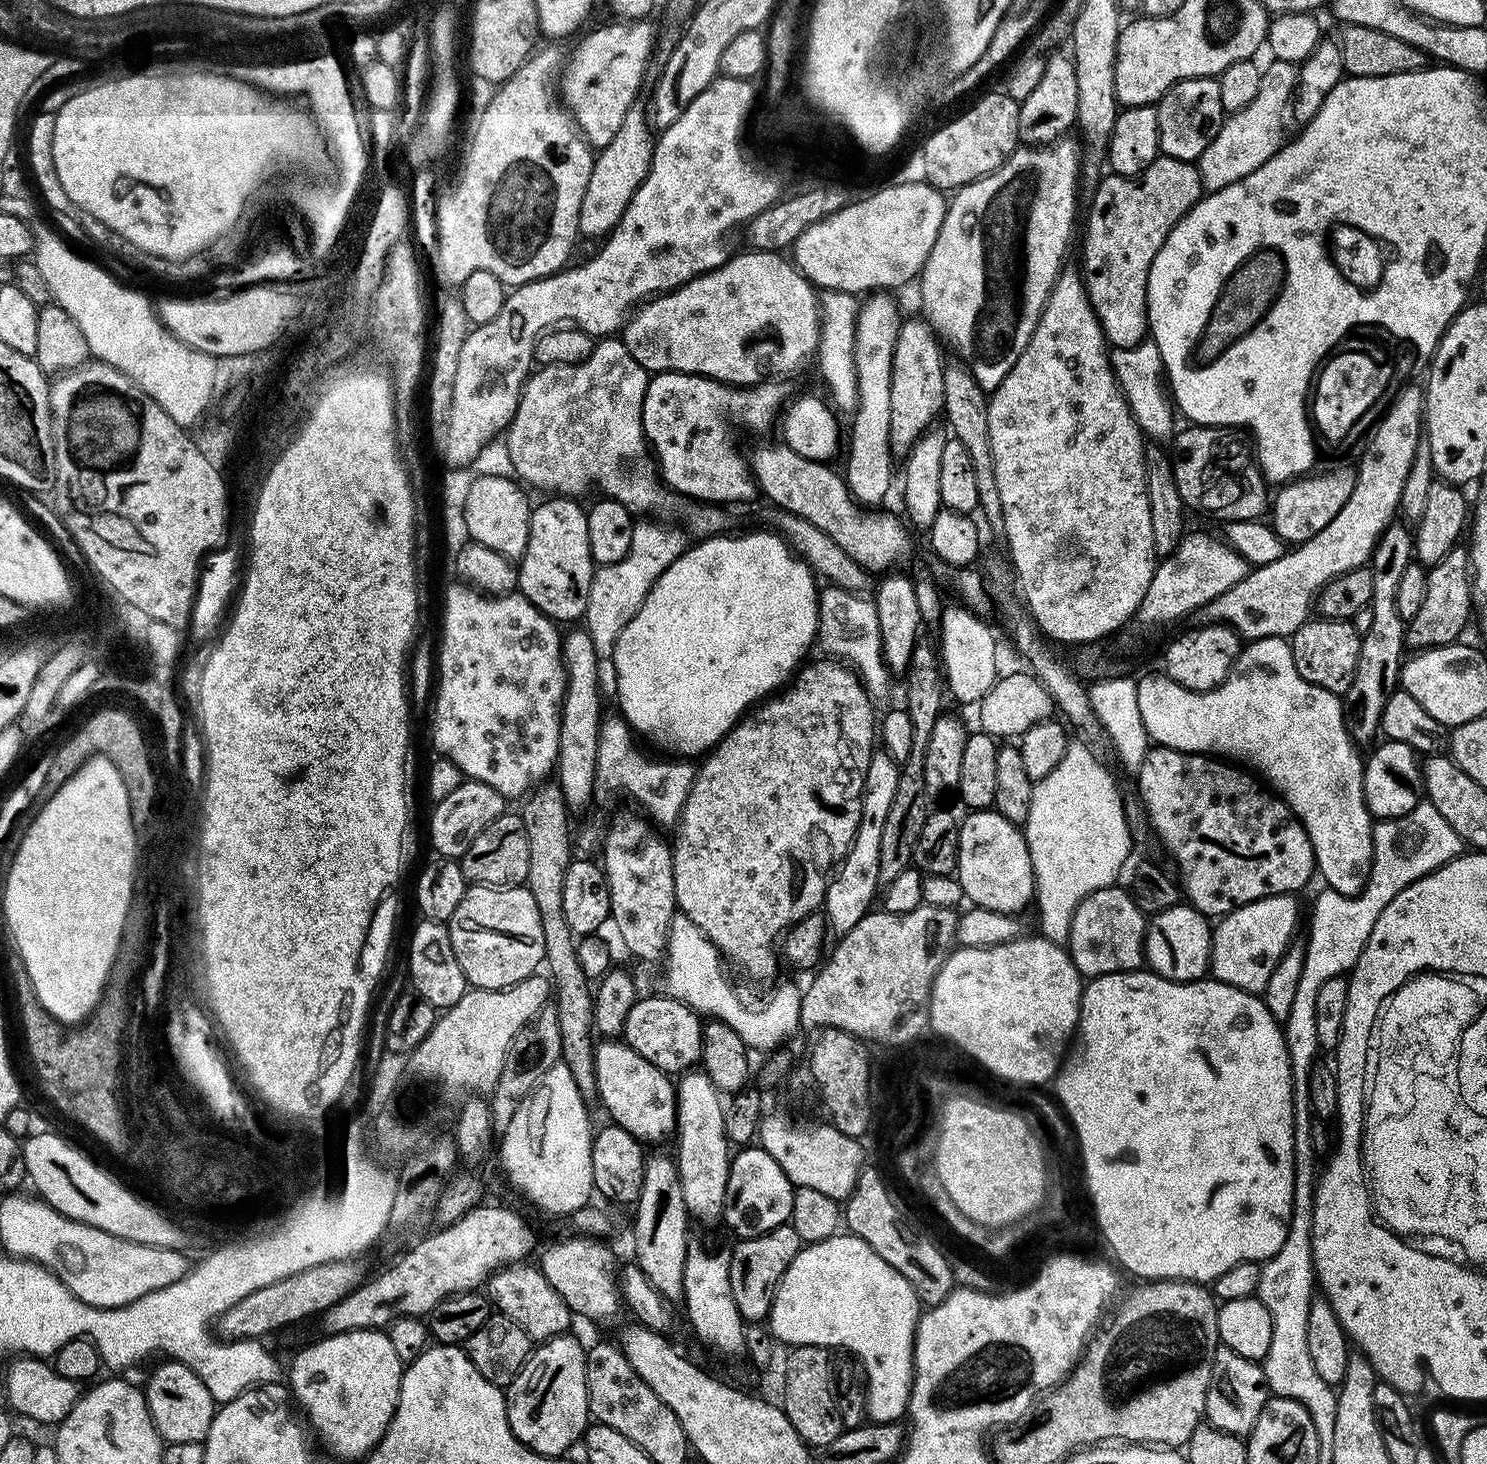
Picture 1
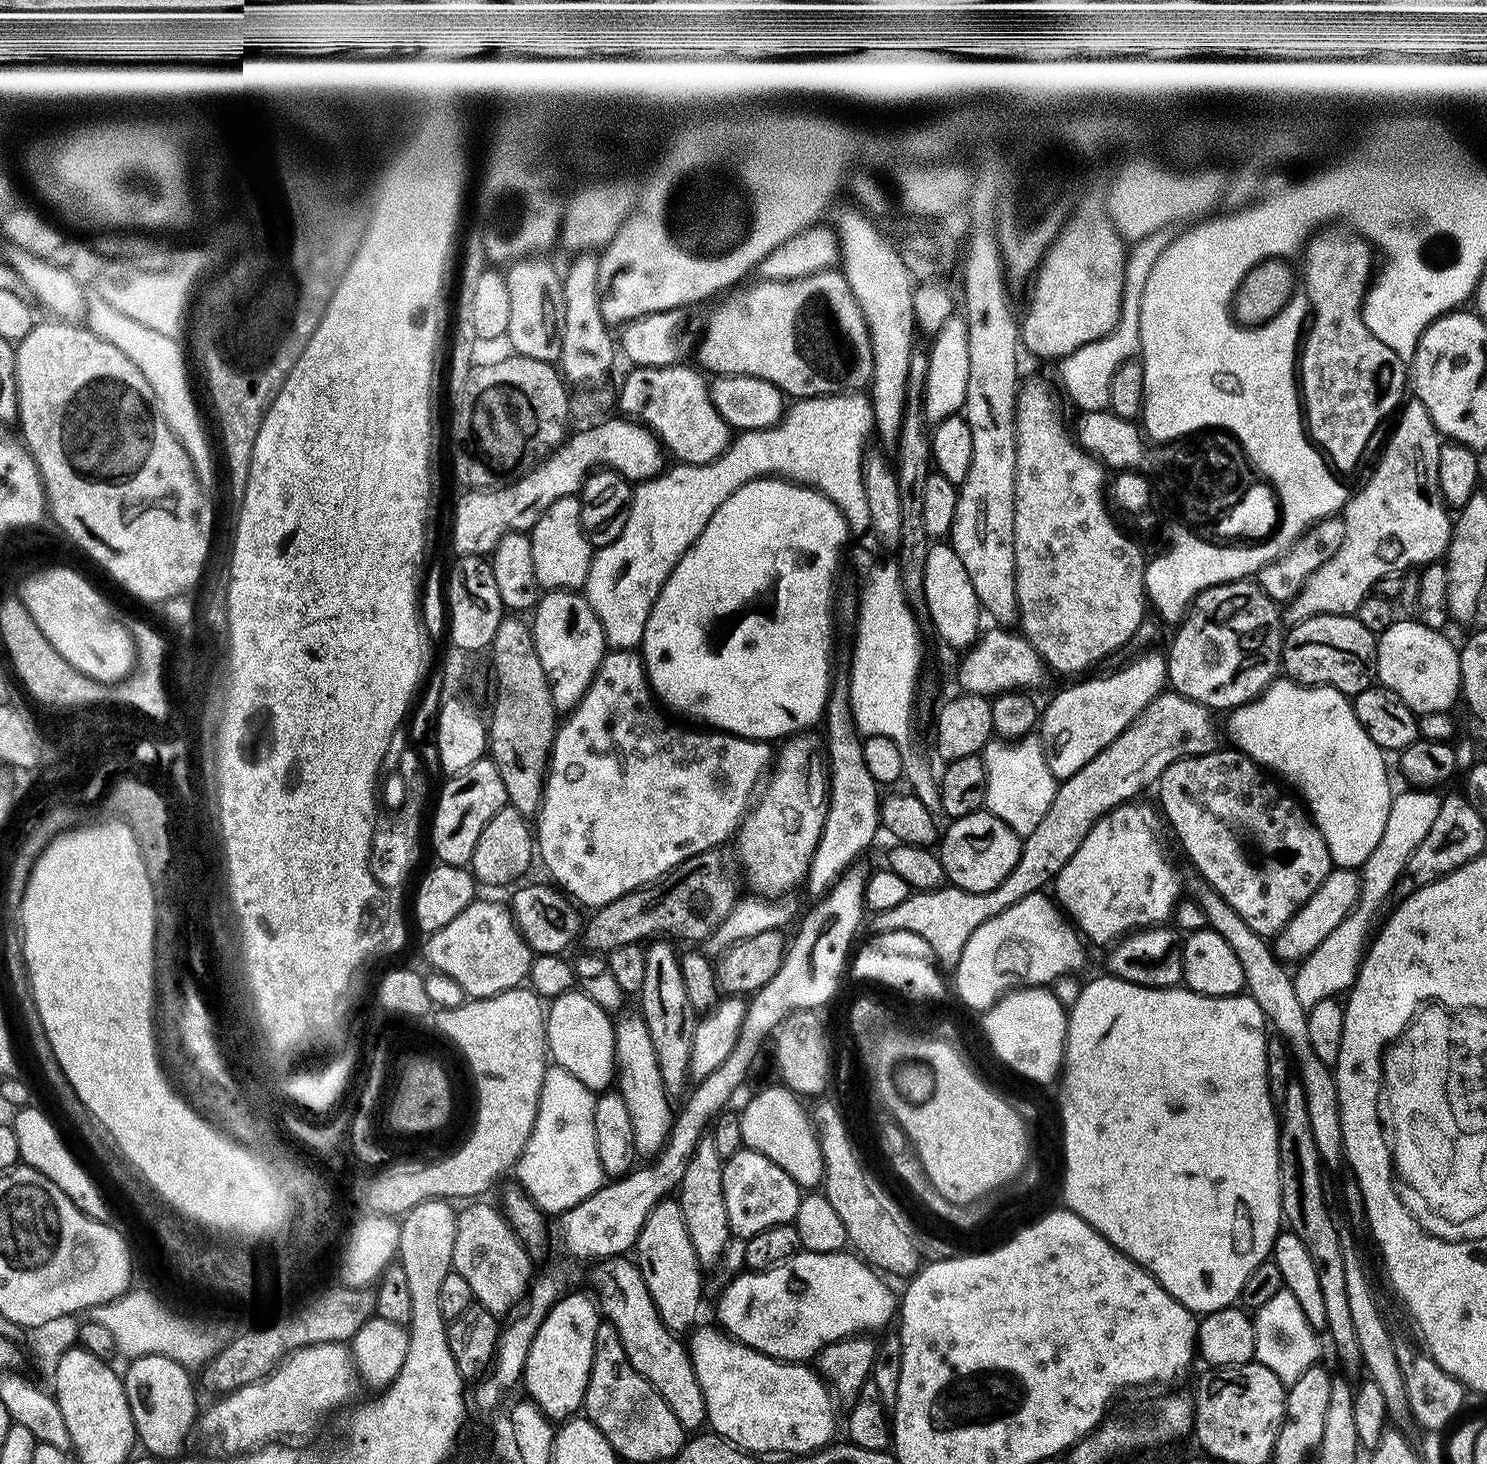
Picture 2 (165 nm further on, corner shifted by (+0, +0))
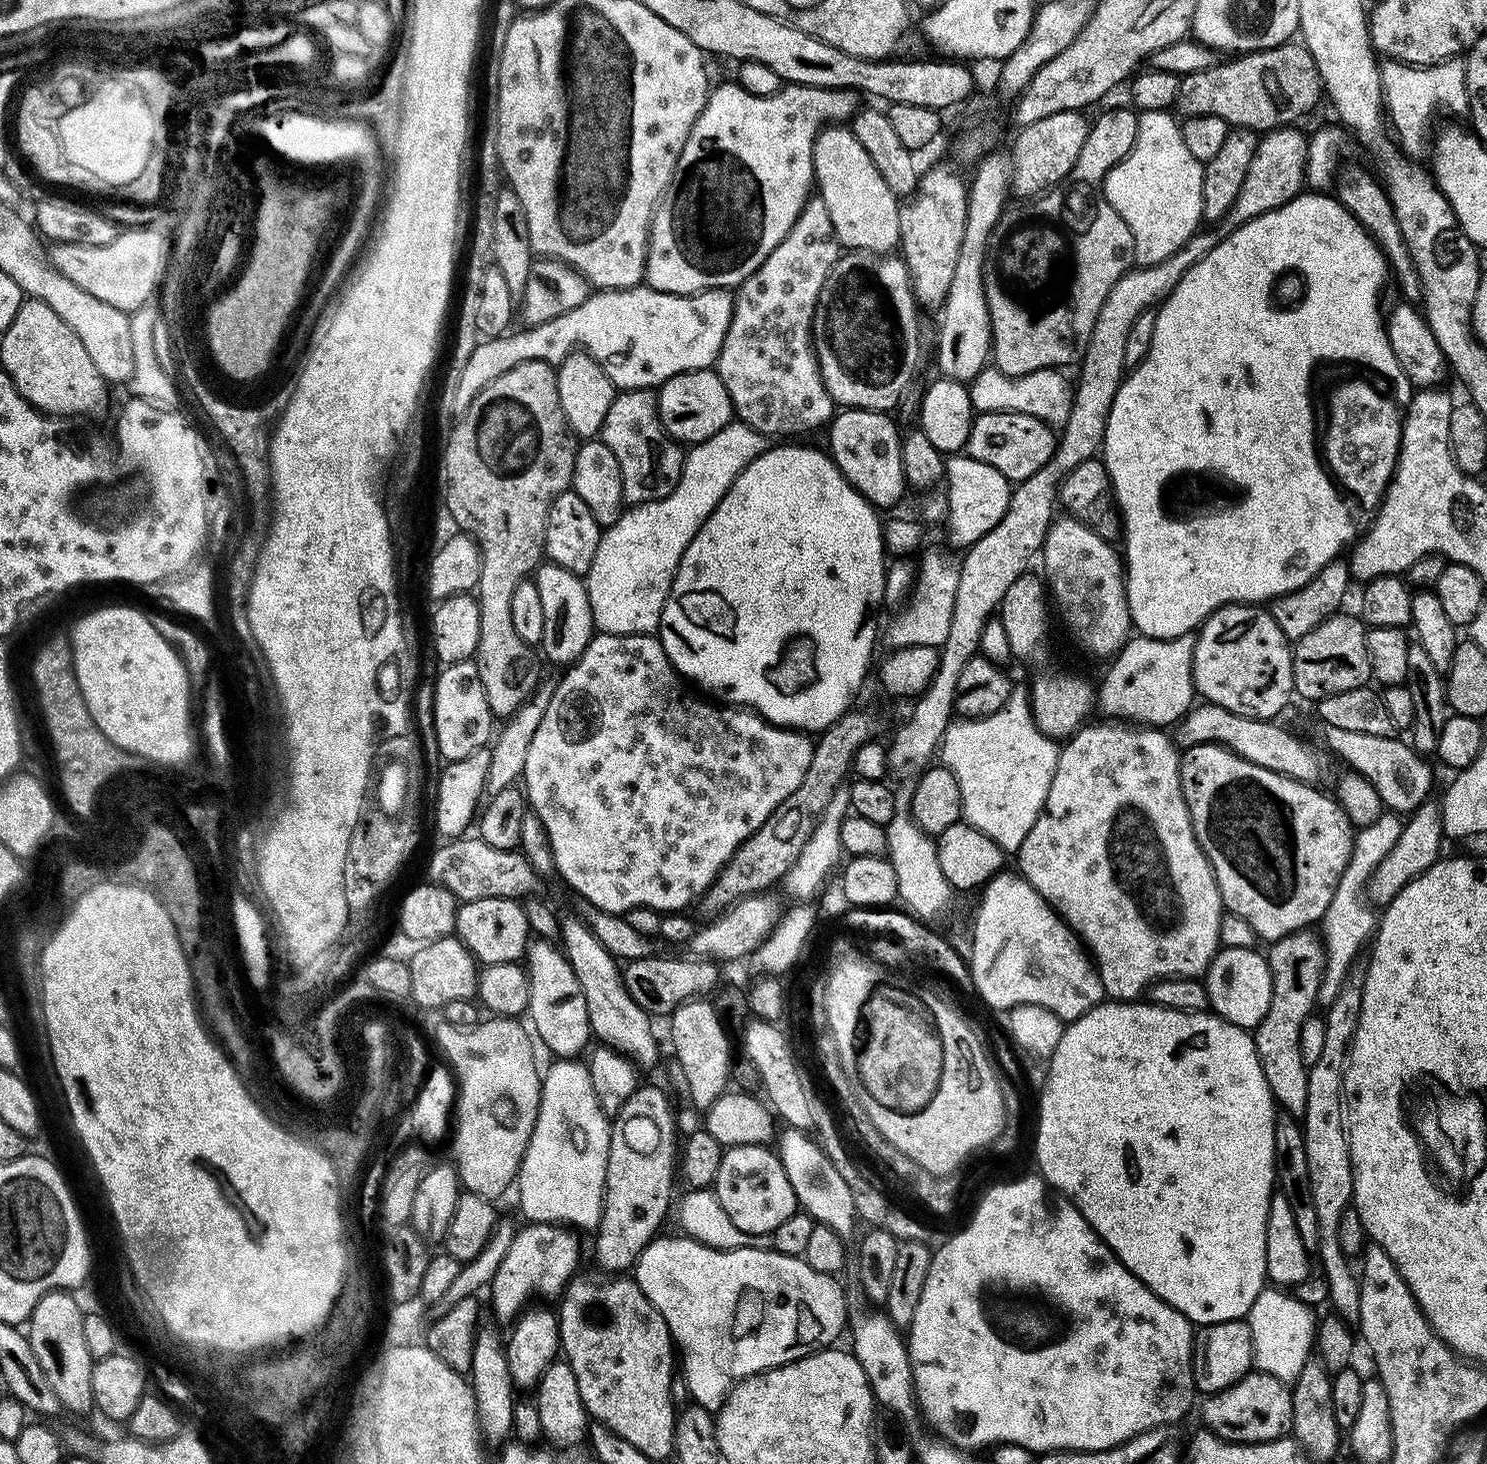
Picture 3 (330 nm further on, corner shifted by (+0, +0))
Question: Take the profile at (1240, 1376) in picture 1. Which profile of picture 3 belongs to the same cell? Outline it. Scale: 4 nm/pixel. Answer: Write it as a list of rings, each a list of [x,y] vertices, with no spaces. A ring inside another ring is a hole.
[[[1253,1370],[1238,1382],[1234,1382],[1234,1386],[1221,1392],[1211,1393],[1205,1400],[1208,1401],[1204,1404],[1203,1427],[1224,1440],[1233,1440],[1235,1444],[1261,1444],[1271,1440],[1285,1439],[1291,1433],[1294,1418],[1291,1387],[1285,1381],[1265,1372]]]

